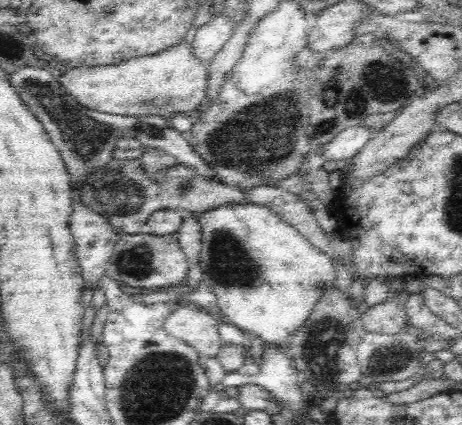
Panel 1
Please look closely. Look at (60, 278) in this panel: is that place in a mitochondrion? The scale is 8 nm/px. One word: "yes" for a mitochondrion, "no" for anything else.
no

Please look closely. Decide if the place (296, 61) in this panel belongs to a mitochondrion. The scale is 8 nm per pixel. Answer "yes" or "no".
yes

